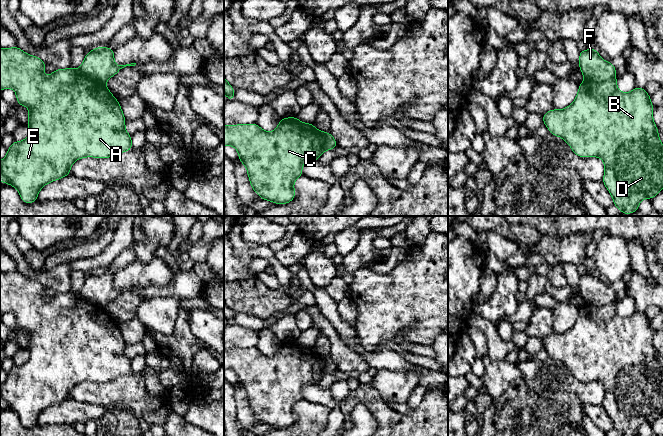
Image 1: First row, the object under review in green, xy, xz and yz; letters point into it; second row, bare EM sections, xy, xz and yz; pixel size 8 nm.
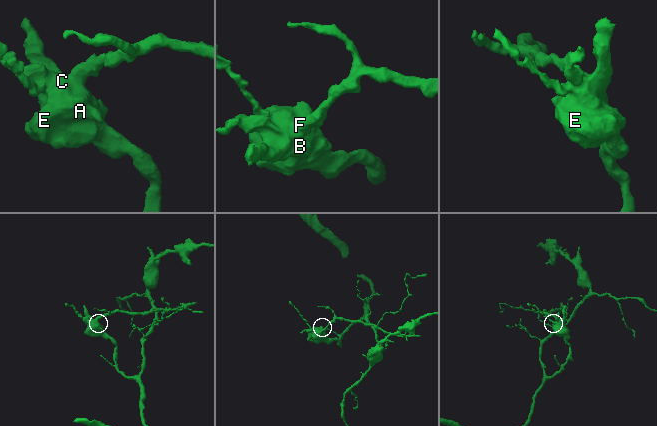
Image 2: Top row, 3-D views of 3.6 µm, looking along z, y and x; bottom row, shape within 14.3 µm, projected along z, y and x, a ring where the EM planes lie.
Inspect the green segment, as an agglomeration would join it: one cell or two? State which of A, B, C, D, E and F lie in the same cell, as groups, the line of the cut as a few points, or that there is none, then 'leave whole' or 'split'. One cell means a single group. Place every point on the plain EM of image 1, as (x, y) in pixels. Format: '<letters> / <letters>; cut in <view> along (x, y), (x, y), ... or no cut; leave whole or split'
A B C D E / F; cut in yz along (586, 302), (596, 305), (614, 303); split

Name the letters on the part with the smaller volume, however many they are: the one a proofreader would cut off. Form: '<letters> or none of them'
F

